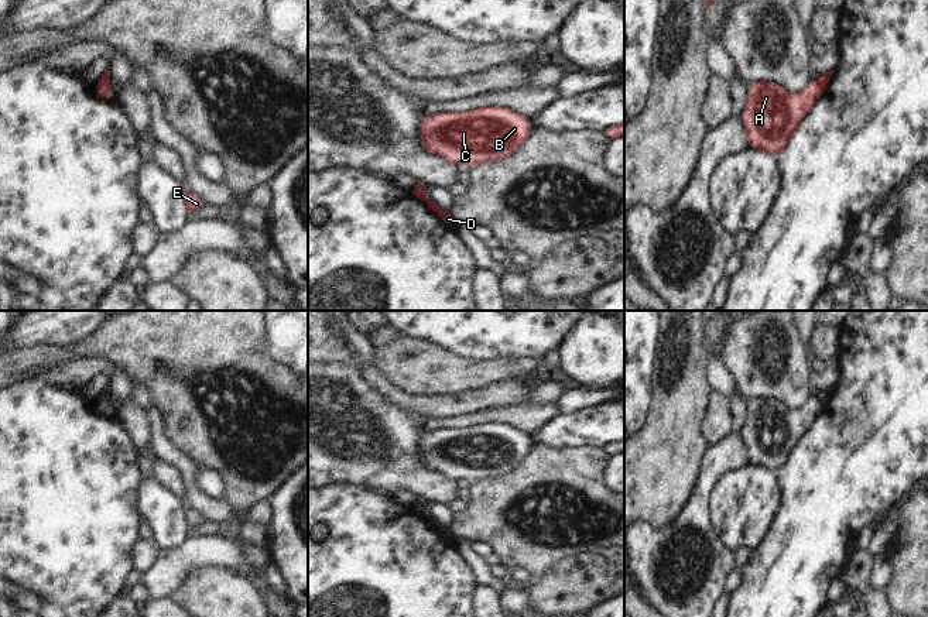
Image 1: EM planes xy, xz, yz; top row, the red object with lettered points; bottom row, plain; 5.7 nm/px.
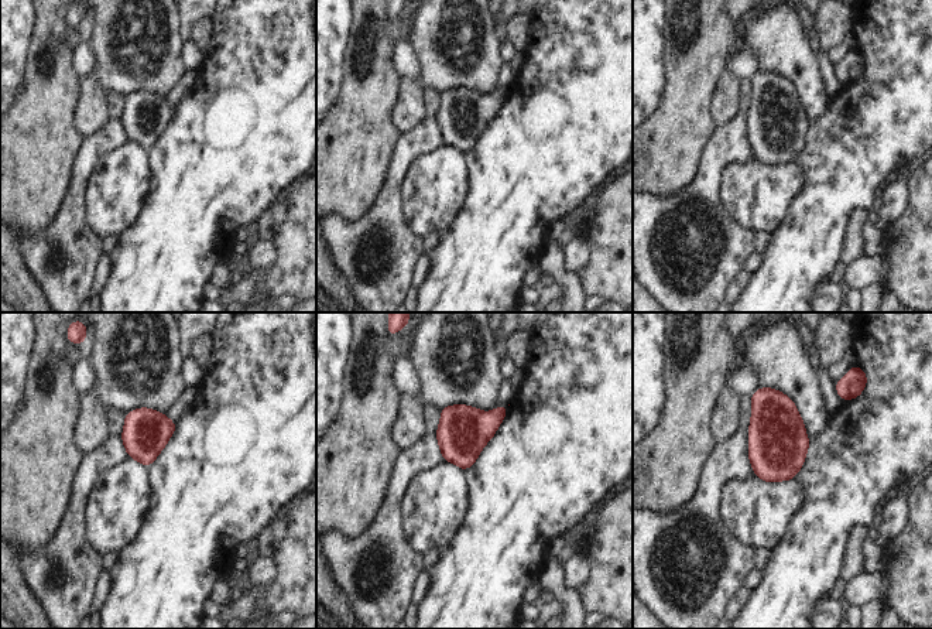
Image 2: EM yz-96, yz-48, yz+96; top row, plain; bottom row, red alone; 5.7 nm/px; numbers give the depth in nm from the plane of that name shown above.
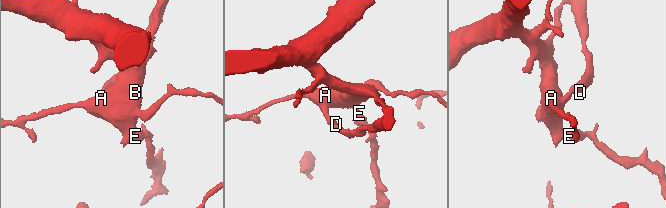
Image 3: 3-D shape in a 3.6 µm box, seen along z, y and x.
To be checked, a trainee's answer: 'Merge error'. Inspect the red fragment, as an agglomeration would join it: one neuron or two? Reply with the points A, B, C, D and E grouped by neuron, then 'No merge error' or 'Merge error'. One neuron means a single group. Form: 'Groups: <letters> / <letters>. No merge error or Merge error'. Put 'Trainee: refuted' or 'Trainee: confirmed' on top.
Trainee: confirmed
Groups: A B C E / D. Merge error

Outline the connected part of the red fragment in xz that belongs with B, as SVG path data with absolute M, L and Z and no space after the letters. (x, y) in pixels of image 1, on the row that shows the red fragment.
M479 107L462 113L421 116L424 148L453 165L497 161L516 152L530 137L533 120L507 107Z

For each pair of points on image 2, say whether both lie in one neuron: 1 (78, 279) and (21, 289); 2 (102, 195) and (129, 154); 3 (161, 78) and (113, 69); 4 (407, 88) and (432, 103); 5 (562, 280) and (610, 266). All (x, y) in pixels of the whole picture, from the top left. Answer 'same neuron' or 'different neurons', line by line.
1: different neurons
2: same neuron
3: same neuron
4: different neurons
5: different neurons

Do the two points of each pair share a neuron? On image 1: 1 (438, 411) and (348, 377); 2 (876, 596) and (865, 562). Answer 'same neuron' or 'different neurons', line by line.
1: different neurons
2: same neuron

